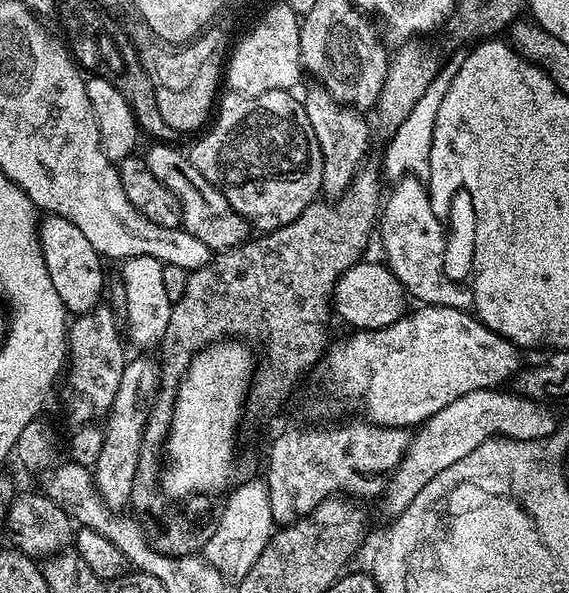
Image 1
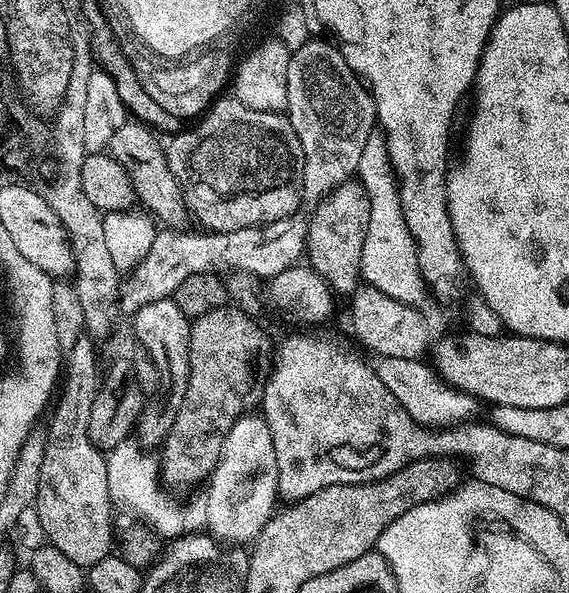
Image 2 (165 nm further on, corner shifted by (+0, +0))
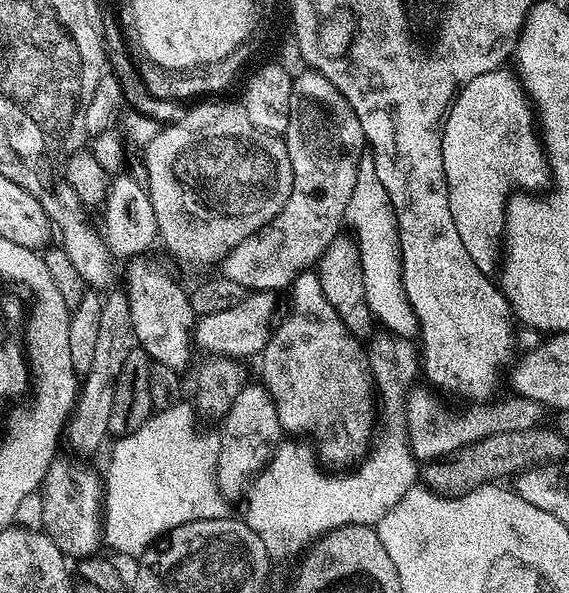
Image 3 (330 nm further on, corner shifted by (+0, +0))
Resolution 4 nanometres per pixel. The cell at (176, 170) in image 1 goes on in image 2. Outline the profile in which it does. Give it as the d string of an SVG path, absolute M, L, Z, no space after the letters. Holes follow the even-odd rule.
M125 122L115 133L110 145L110 155L123 163L127 168L128 176L132 180L133 190L136 192L136 199L142 205L145 204L147 211L165 229L168 230L184 230L189 227L188 216L190 217L190 205L186 199L186 192L183 187L174 179L171 172L168 171L168 157L165 149L156 145L158 139L157 133L149 128L146 124L139 122Z

